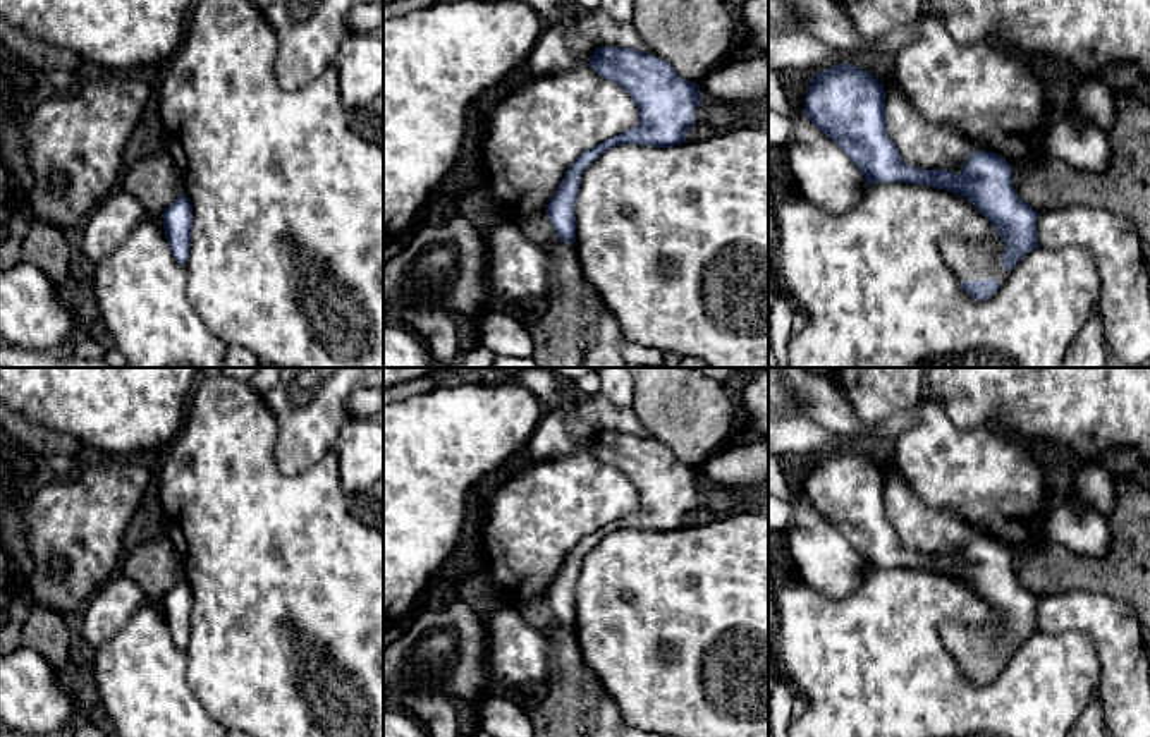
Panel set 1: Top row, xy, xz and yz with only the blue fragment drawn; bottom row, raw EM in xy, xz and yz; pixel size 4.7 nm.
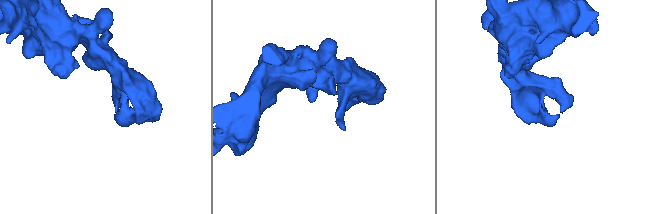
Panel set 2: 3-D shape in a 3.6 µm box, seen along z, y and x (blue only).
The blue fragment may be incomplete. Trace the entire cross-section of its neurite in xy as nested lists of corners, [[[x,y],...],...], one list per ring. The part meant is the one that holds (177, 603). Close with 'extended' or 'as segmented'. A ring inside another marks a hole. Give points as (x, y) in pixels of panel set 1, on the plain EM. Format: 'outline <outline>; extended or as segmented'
outline [[[184,579],[168,589],[162,598],[165,622],[170,629],[174,644],[186,651],[191,632],[191,610],[193,610],[193,591]]]; as segmented

